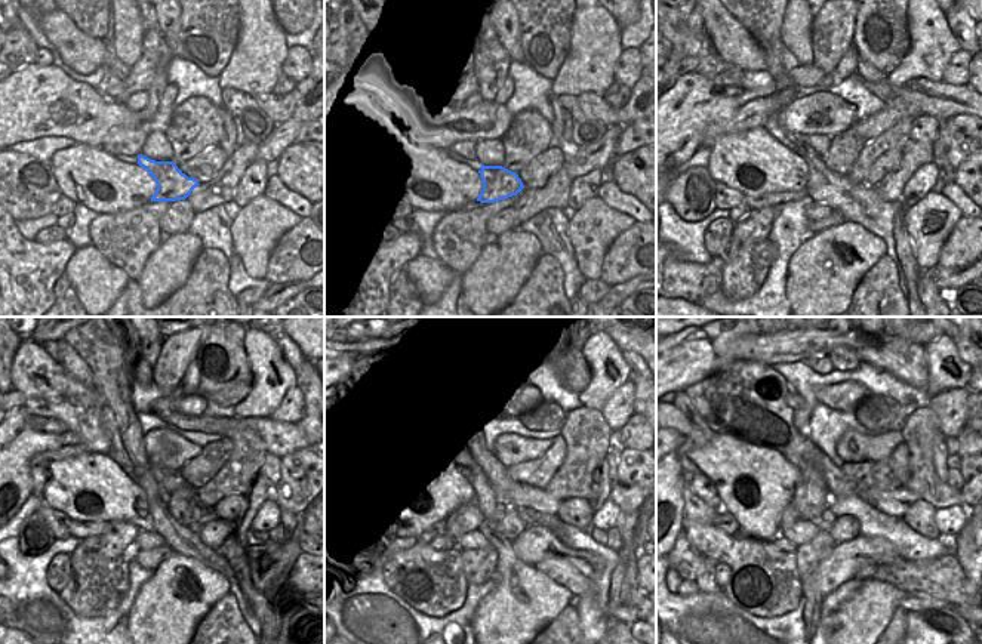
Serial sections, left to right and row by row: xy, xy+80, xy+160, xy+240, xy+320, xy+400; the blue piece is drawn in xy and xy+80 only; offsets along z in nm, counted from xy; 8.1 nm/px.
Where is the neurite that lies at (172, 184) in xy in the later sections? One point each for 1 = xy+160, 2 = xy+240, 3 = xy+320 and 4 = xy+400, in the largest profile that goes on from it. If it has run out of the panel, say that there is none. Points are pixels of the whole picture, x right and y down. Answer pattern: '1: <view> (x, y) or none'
1: xy+160 (824, 185)
2: xy+240 (77, 529)
3: xy+320 (399, 526)
4: xy+400 (725, 521)

